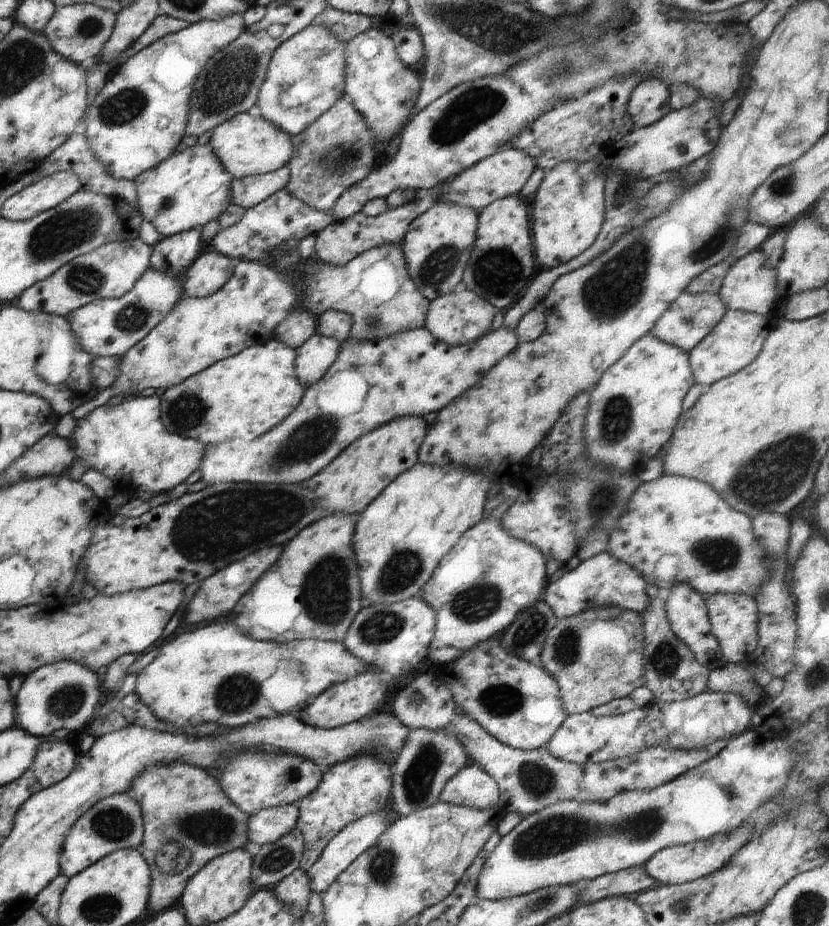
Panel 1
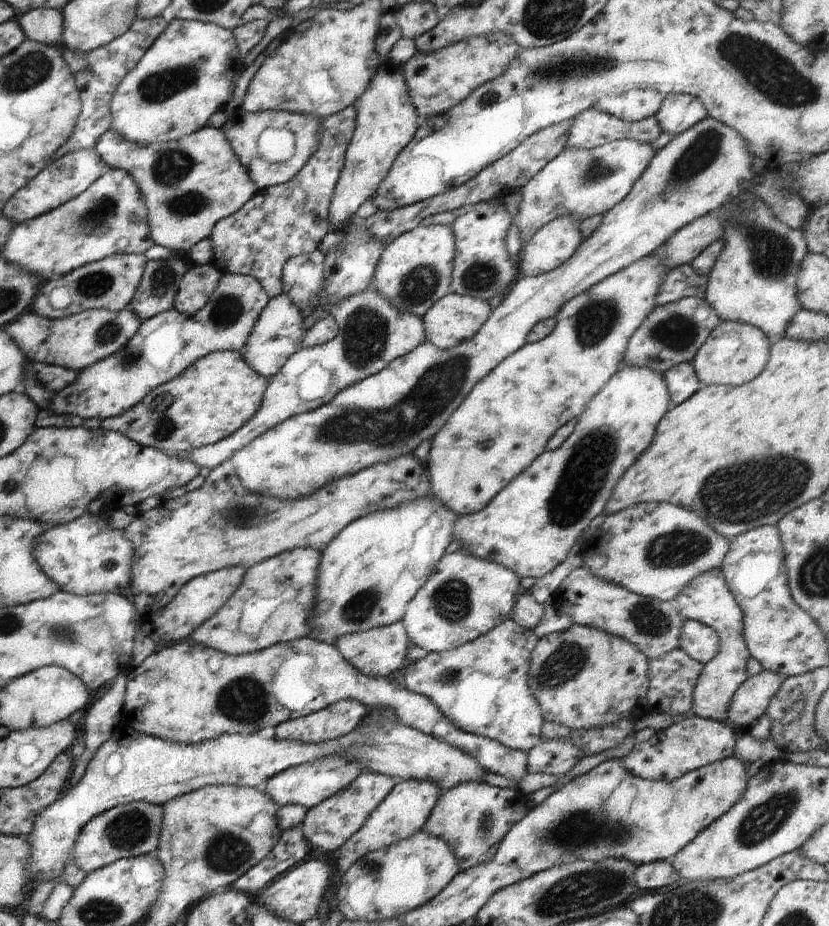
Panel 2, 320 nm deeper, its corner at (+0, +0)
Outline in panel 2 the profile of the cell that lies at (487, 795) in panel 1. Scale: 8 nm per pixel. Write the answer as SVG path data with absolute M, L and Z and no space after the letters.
M464 783L442 792L427 818L424 831L444 839L457 856L459 872L482 864L486 852L500 844L508 831L532 808L529 796L519 788L500 788L482 783Z

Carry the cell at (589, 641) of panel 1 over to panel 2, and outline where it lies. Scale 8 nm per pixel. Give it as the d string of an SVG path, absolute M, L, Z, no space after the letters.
M576 625L564 632L543 636L531 652L528 686L542 709L542 718L570 729L613 725L622 719L638 720L654 710L647 703L648 659L626 639L594 627Z

